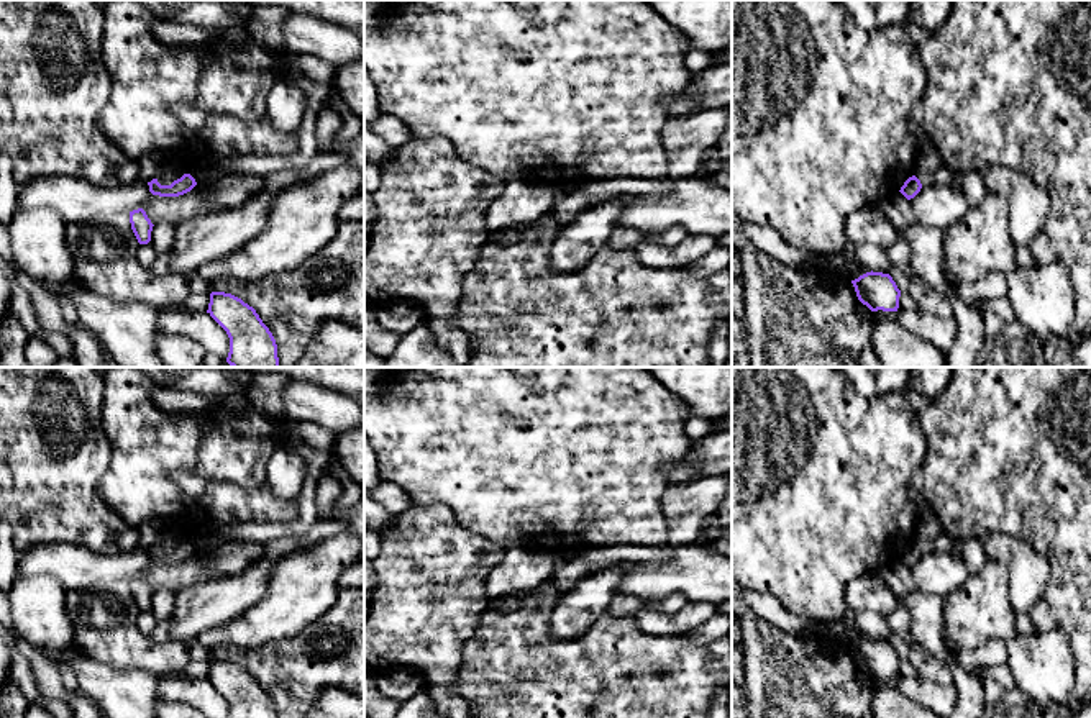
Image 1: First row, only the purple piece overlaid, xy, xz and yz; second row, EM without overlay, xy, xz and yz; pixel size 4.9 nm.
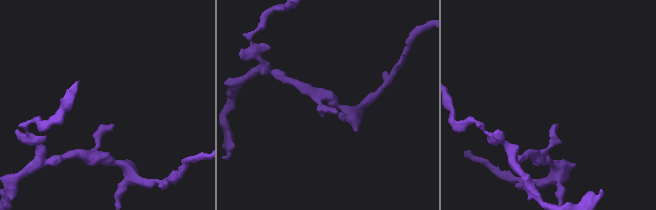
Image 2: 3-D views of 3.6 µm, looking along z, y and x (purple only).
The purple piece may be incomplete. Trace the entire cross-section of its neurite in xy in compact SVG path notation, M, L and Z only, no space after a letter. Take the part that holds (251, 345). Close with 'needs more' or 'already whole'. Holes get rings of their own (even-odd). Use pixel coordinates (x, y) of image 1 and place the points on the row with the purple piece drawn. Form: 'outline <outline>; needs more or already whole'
outline M212 292L207 313L230 338L231 367L279 367L276 339L253 307L231 293Z; already whole

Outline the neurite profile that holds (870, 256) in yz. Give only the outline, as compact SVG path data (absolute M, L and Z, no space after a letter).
M856 244L855 252L865 269L889 274L892 266L888 259L886 249L874 244Z

